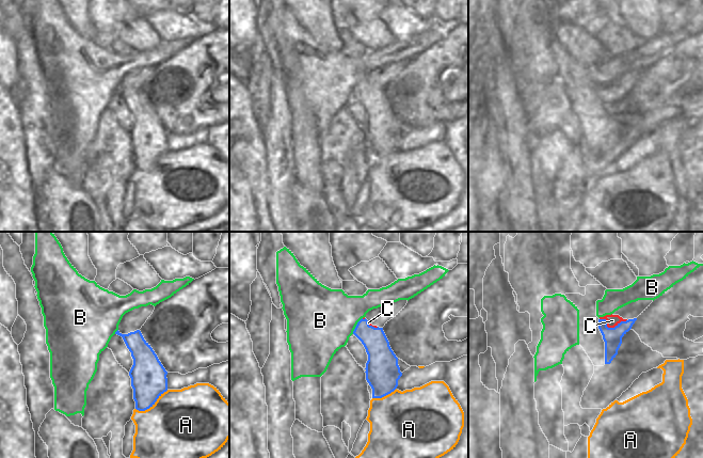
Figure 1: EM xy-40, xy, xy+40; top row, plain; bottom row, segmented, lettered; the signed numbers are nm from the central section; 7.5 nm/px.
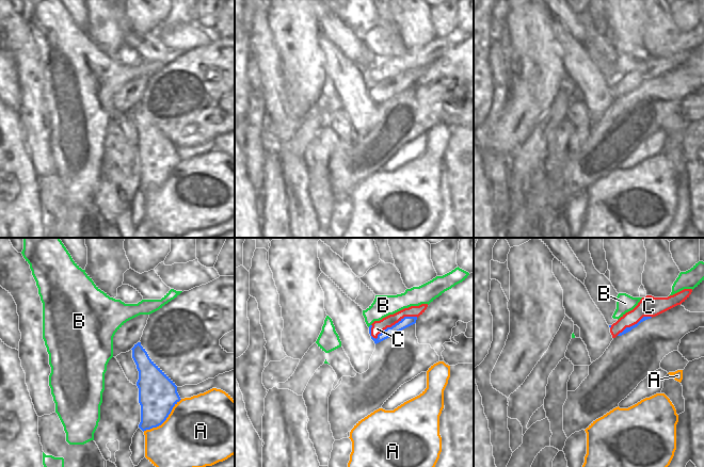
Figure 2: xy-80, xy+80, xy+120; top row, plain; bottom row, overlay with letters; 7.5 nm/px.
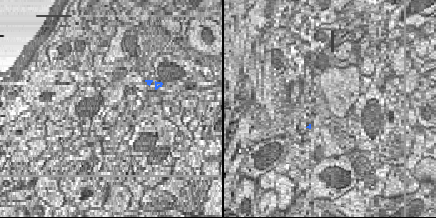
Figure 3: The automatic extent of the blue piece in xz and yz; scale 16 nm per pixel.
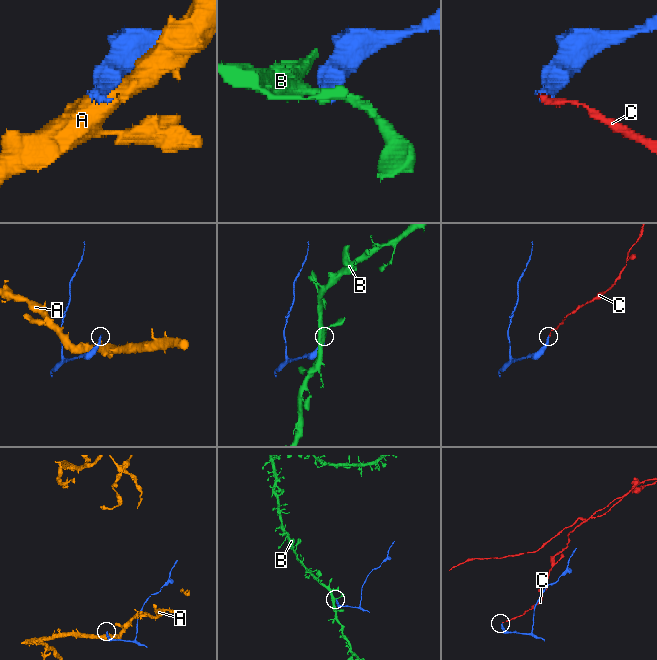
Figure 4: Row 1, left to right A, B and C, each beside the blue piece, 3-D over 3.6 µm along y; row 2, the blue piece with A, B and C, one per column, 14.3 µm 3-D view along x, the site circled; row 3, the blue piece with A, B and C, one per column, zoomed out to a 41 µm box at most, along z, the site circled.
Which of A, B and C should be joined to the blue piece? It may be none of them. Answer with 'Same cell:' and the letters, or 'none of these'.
Same cell: none of these

